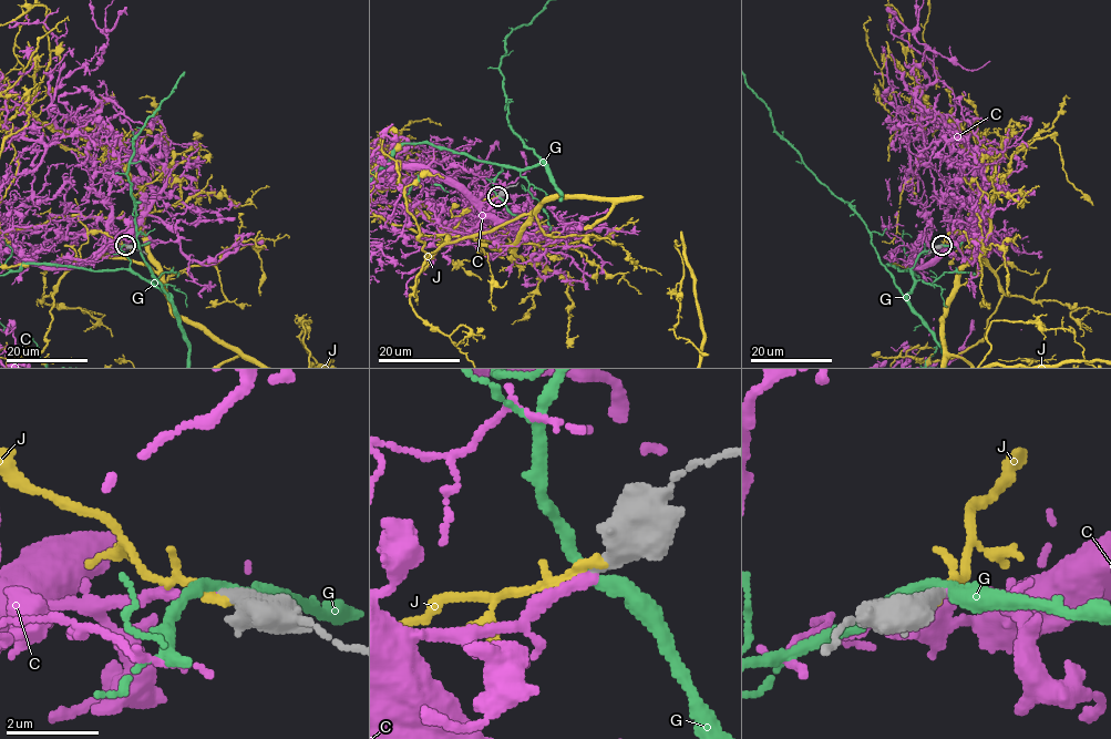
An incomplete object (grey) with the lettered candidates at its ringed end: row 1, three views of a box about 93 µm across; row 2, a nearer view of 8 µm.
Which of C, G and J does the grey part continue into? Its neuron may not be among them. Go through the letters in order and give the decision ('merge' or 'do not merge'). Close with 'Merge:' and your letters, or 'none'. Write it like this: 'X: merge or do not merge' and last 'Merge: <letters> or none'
C: merge
G: do not merge
J: do not merge
Merge: C

